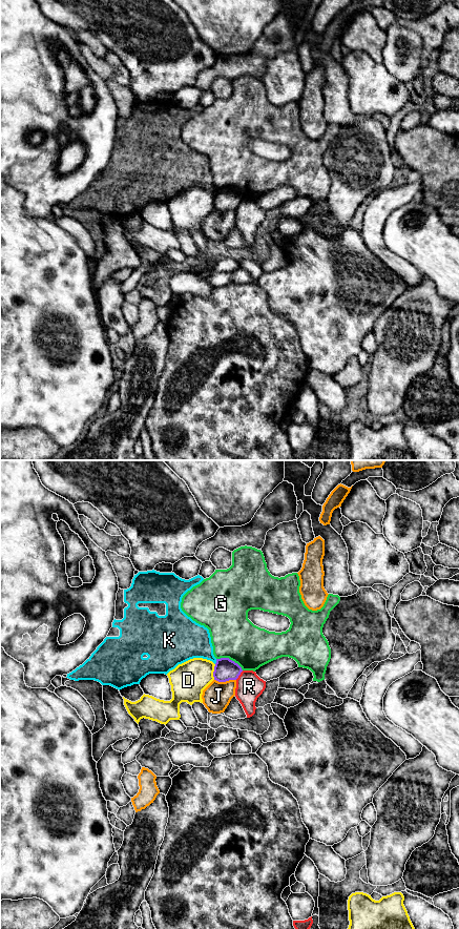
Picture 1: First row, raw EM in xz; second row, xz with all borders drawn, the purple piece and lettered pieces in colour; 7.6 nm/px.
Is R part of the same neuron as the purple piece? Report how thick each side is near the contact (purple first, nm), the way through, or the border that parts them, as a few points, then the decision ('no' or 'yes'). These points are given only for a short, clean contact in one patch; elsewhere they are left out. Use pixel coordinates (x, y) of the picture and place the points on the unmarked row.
calibres 170 and 200 nm; border xz (243, 200), (235, 208); no

